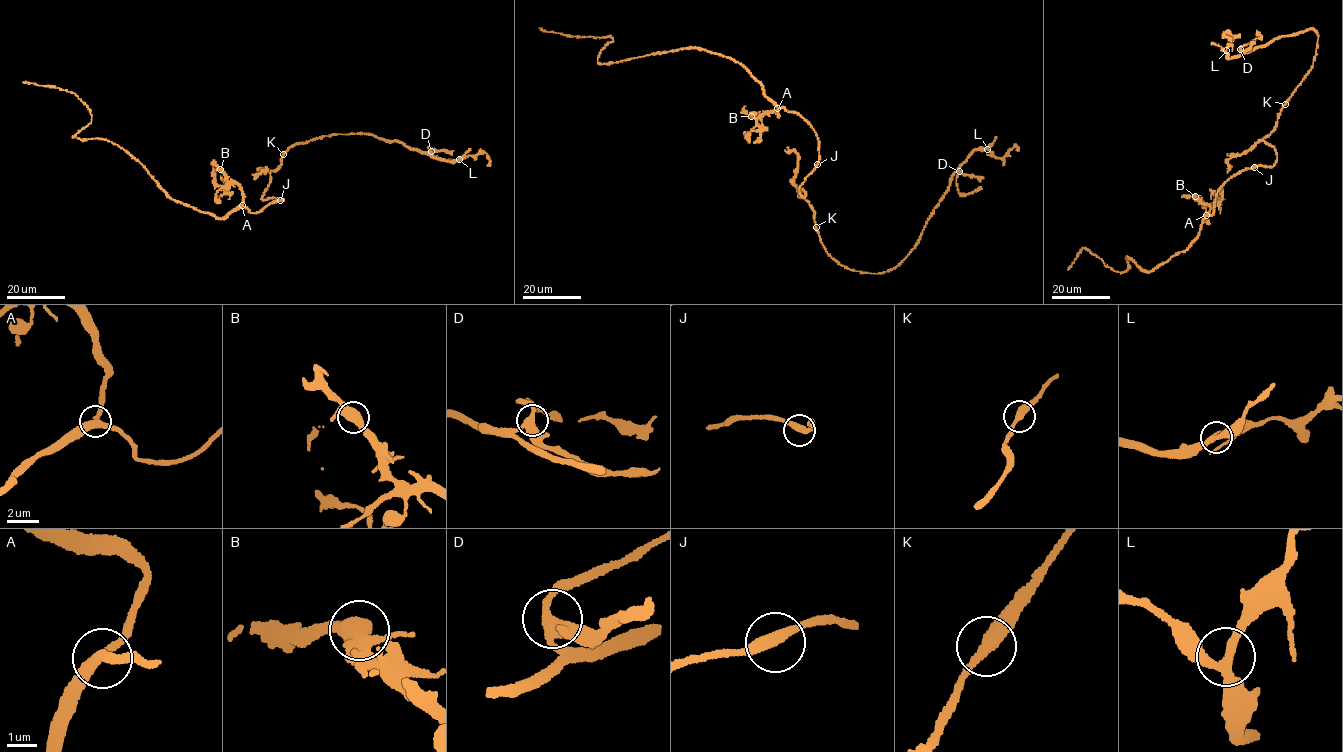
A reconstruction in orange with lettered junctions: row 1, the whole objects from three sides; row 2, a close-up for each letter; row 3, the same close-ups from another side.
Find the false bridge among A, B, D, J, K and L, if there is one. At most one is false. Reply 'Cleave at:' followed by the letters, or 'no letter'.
Cleave at: no letter

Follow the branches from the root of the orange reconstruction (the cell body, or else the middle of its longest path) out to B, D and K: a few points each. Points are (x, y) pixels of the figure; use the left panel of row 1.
B: (280, 199), (259, 211), (250, 212), (242, 206), (243, 194), (239, 186), (230, 183), (220, 170)
D: (280, 199), (261, 199), (270, 179), (265, 168), (275, 170), (284, 152), (297, 144), (367, 133), (431, 151)
K: (280, 199), (261, 198), (270, 179), (270, 174), (265, 168), (275, 170), (284, 154)

